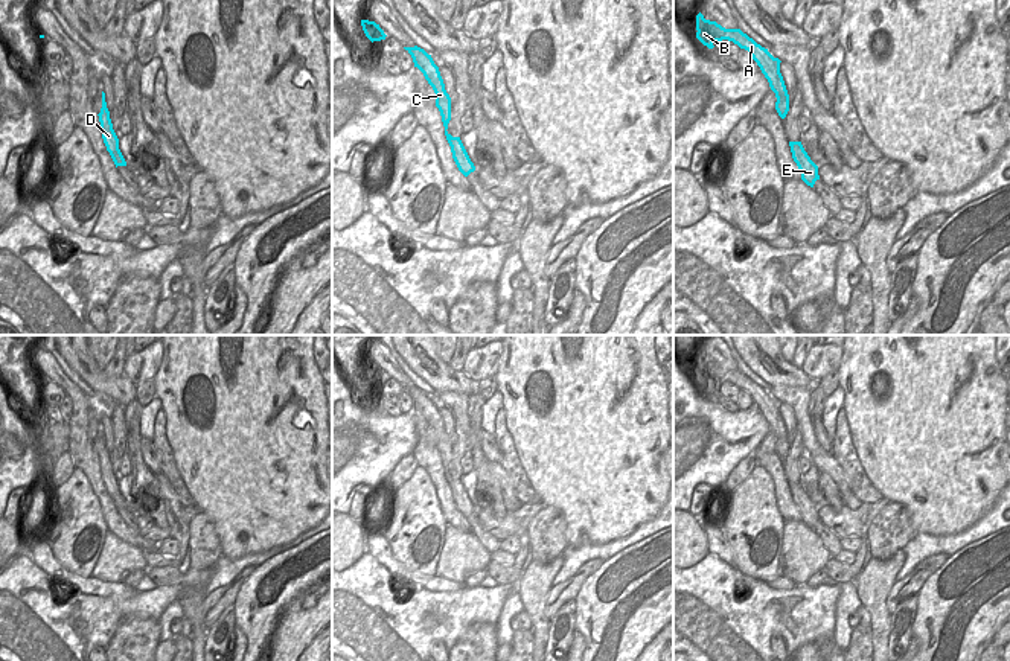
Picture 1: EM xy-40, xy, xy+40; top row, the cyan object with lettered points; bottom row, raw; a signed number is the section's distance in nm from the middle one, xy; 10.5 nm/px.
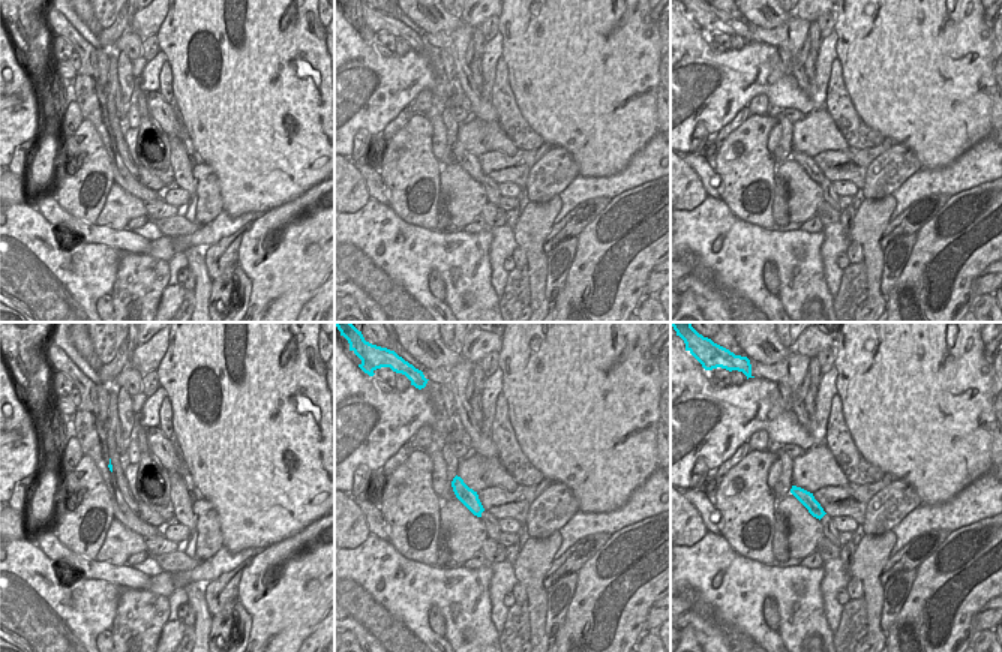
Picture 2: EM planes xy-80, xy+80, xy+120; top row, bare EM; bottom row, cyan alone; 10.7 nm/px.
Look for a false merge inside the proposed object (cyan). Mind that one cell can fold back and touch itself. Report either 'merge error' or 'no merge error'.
no merge error

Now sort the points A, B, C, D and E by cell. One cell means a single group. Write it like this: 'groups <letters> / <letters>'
groups A B C D E

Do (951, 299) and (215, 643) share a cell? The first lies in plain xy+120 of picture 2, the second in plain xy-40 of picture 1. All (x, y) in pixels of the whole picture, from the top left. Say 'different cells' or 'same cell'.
different cells

